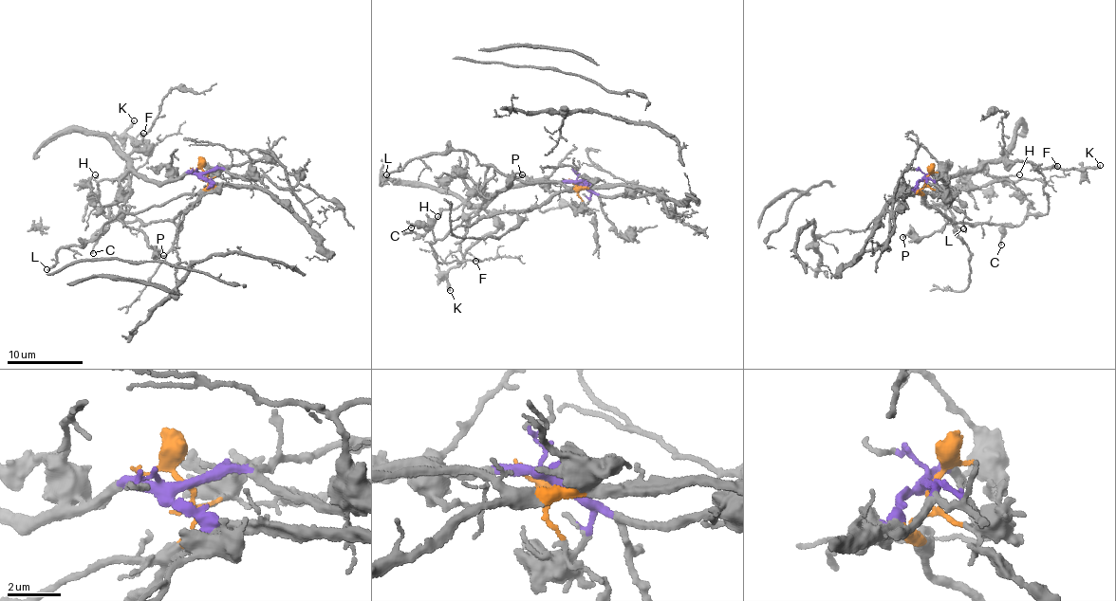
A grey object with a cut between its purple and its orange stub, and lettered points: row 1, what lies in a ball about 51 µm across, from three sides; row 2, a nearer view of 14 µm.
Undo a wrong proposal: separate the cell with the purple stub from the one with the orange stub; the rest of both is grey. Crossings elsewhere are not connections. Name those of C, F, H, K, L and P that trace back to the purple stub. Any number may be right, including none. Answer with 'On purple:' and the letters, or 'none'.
On purple: F, H, K, P

